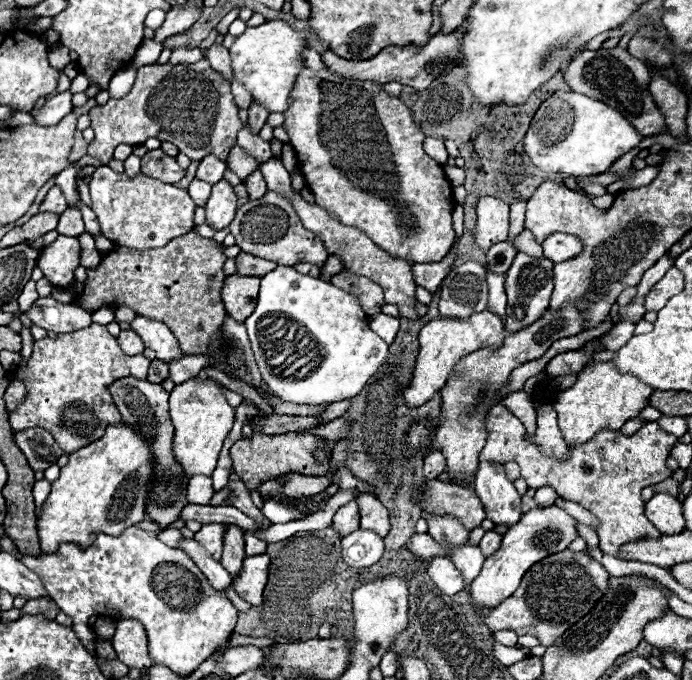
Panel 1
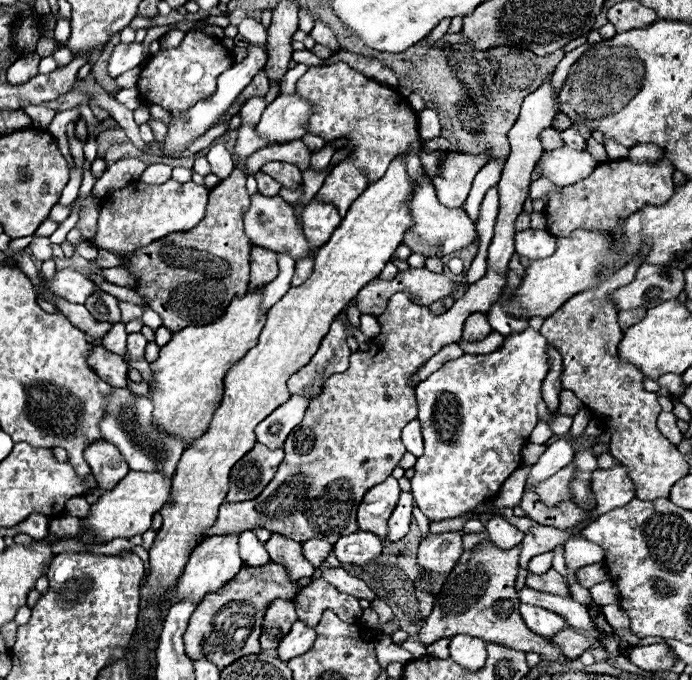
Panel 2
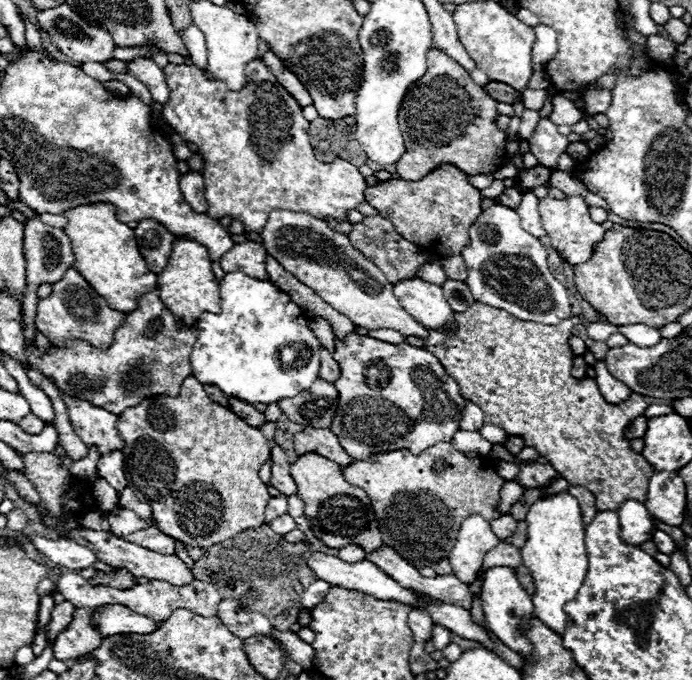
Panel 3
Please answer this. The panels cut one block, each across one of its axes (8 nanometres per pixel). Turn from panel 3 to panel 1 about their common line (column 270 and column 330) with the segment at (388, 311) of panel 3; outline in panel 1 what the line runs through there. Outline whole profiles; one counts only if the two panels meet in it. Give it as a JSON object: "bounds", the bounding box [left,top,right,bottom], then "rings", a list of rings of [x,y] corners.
{"bounds":[260,158,418,320],"rings":[[[270,158],[268,162],[264,162],[260,166],[260,170],[264,174],[264,180],[266,180],[268,190],[280,192],[292,204],[292,208],[300,216],[304,228],[308,228],[310,232],[314,232],[316,236],[320,236],[320,240],[324,242],[328,254],[330,256],[338,256],[342,260],[344,270],[348,270],[352,274],[358,274],[358,276],[366,276],[366,278],[374,280],[380,288],[384,288],[384,302],[386,304],[396,304],[398,310],[400,310],[400,318],[408,318],[408,320],[418,318],[418,314],[416,314],[416,304],[418,304],[418,300],[416,300],[416,282],[412,280],[412,264],[414,264],[412,260],[394,258],[394,256],[386,254],[368,236],[364,236],[364,232],[358,232],[358,228],[344,226],[344,224],[340,224],[340,220],[336,216],[332,216],[324,208],[314,206],[314,204],[308,204],[296,190],[292,190],[292,186],[290,186],[290,174],[282,166],[282,160],[280,158]]]}

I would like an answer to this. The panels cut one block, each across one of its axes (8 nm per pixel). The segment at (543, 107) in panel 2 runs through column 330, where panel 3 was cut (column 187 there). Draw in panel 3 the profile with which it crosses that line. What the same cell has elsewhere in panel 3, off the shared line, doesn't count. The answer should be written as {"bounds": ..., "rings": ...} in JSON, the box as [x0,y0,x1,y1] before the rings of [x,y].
{"bounds":[116,376,270,548],"rings":[[[194,376],[184,378],[178,396],[150,396],[140,406],[126,408],[116,420],[116,430],[124,440],[122,452],[128,484],[134,484],[146,496],[144,500],[152,506],[154,520],[164,534],[190,546],[208,548],[242,530],[264,524],[270,494],[258,470],[270,458],[270,444],[258,428],[252,428],[232,410],[210,400]]]}

